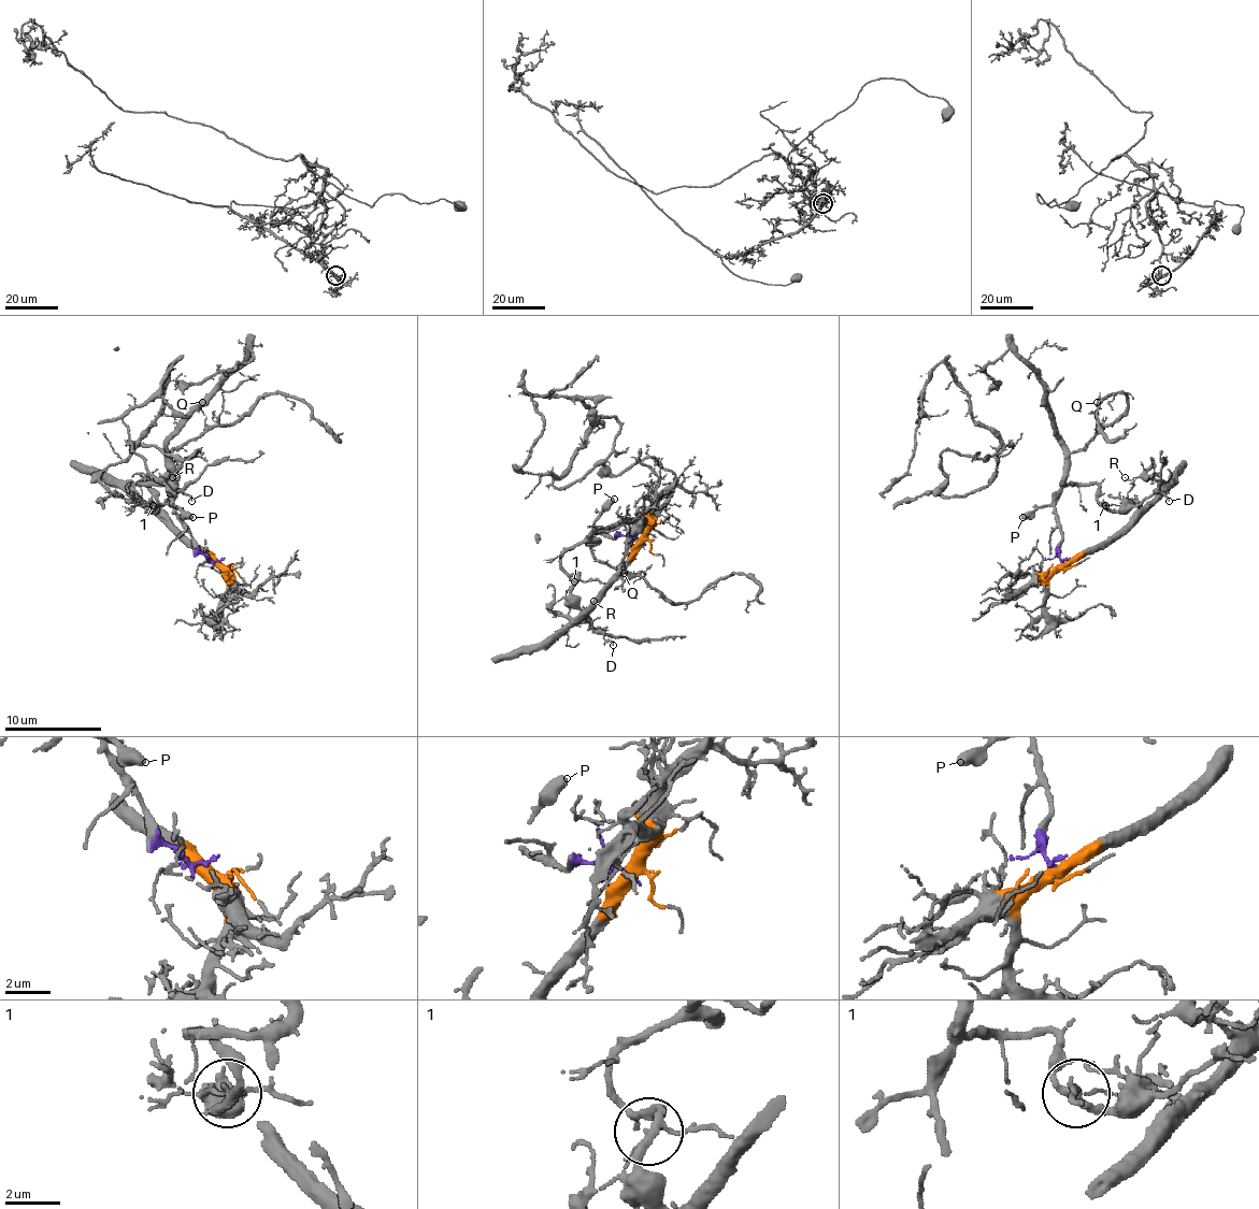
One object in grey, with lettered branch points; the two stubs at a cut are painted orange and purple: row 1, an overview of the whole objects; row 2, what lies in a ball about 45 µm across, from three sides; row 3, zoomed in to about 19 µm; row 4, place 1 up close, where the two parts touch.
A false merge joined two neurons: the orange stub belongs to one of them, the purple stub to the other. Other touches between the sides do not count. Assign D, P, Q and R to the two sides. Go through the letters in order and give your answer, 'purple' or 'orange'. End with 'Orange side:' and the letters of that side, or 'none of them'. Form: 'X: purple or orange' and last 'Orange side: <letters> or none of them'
D: purple
P: purple
Q: purple
R: orange
Orange side: R

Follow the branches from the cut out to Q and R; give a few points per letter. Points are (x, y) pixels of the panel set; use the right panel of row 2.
Q: (1061, 561), (1061, 526), (1054, 506), (1054, 493), (1063, 477), (1066, 458), (1090, 441), (1098, 402)
R: (1061, 564), (1071, 564), (1100, 549), (1158, 489), (1154, 479), (1125, 477)

